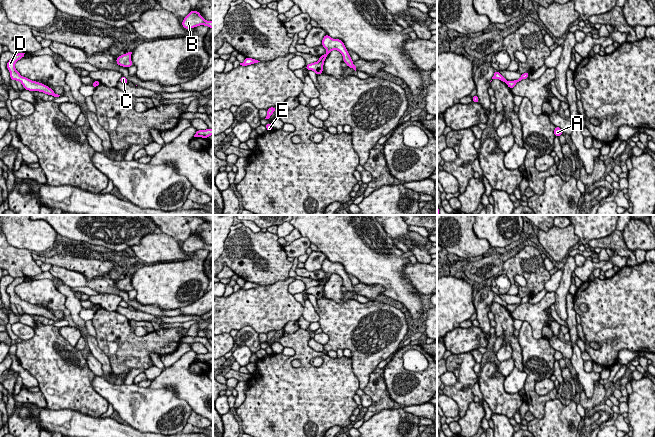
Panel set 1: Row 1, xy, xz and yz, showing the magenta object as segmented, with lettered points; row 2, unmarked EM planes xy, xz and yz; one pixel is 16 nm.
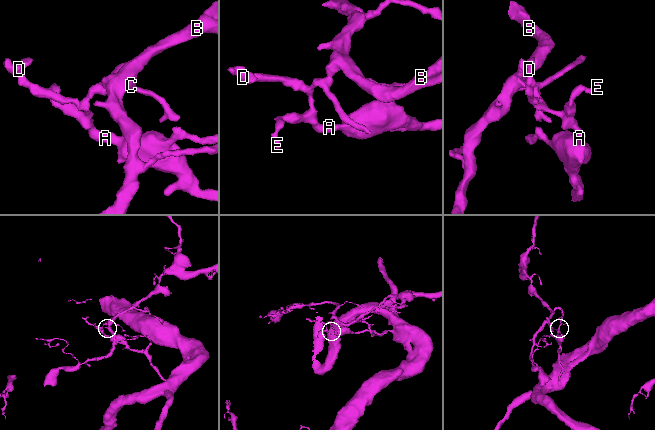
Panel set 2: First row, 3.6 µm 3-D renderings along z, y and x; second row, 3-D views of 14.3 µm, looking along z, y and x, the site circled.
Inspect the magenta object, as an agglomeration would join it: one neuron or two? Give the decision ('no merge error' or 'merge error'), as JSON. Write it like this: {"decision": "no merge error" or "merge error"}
{"decision": "merge error"}

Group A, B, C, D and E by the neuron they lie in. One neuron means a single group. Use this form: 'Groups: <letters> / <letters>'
Groups: A D E / B C

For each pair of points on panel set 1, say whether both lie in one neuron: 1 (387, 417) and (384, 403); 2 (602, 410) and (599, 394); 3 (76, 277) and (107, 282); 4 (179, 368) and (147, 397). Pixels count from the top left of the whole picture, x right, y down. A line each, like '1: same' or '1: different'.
1: different
2: different
3: same
4: different

